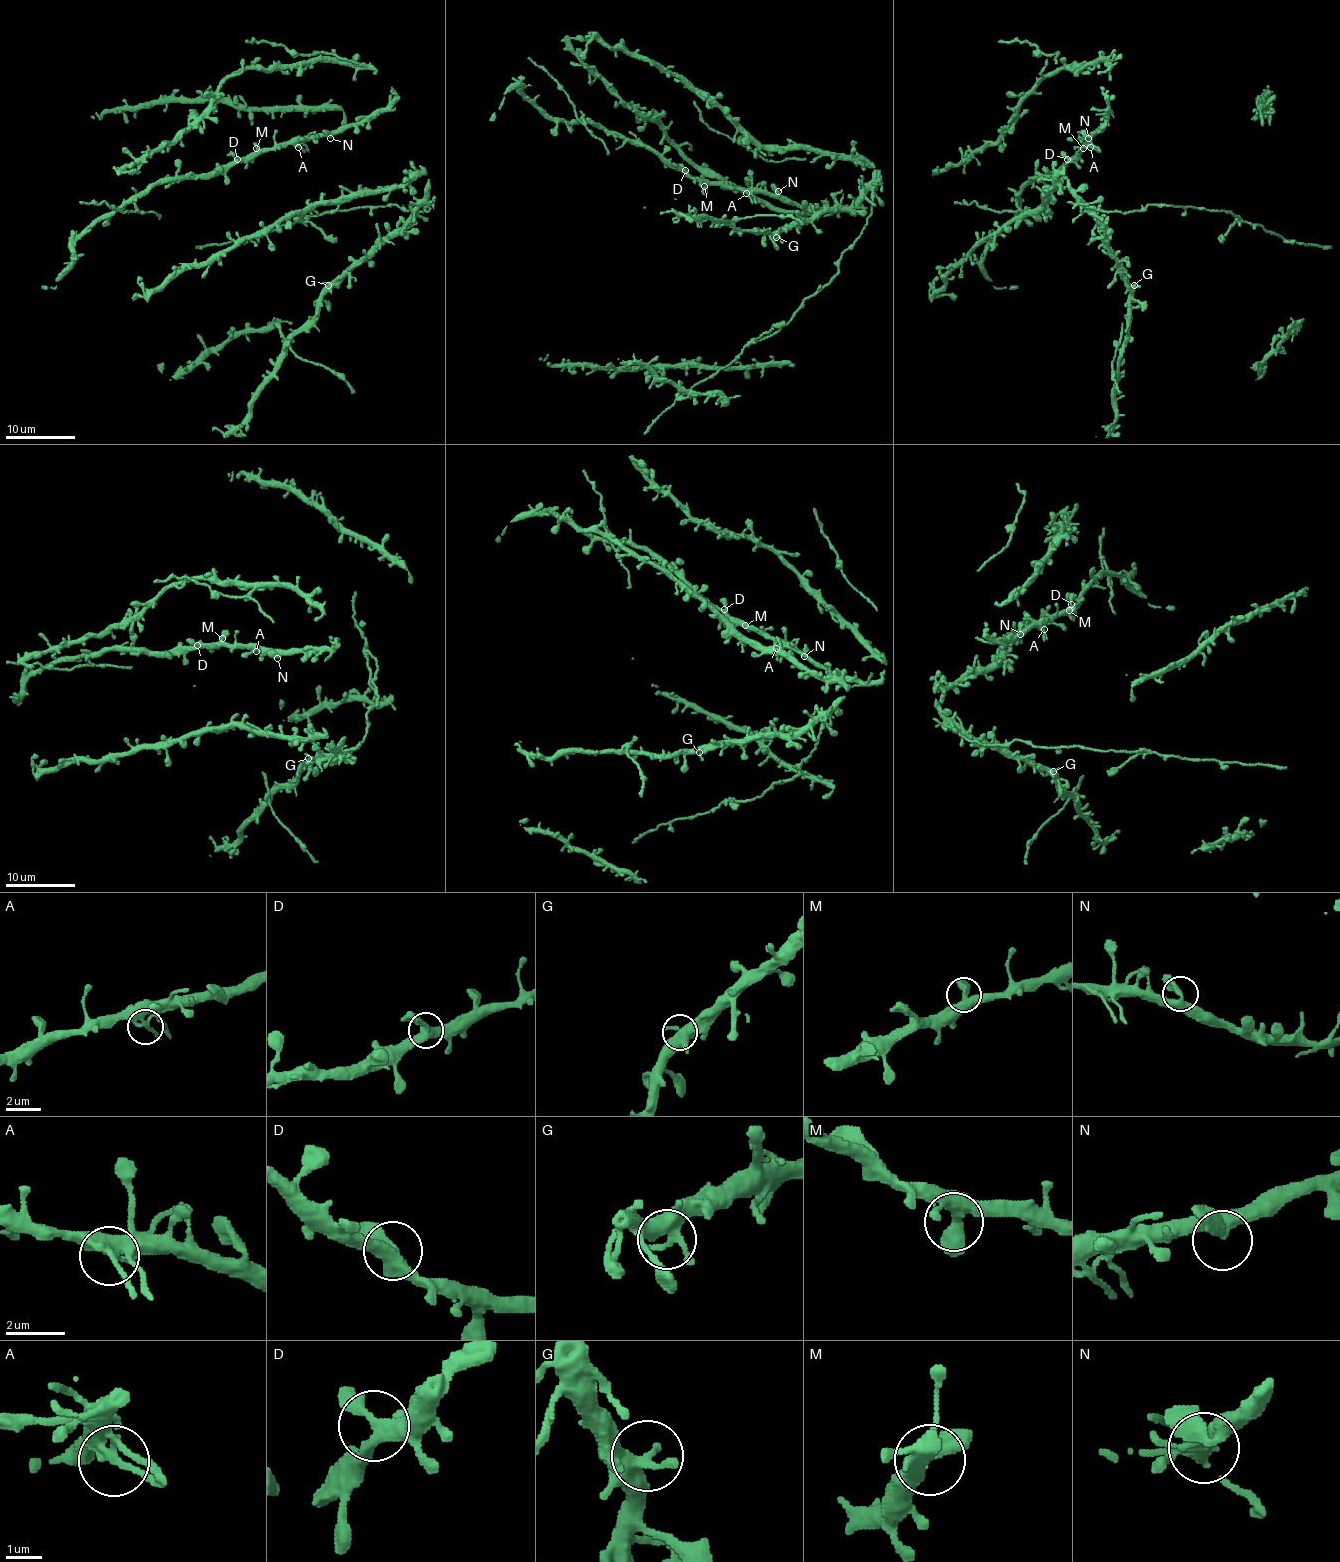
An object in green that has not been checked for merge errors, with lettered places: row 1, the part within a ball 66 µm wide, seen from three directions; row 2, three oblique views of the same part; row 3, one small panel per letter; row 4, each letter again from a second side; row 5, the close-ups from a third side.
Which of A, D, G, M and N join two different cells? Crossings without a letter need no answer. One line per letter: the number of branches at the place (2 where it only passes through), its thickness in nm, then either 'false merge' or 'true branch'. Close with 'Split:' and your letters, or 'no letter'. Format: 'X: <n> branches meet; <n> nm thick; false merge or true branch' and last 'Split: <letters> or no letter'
A: 3 branches meet; 220 nm thick; true branch
D: 3 branches meet; 380 nm thick; true branch
G: 3 branches meet; 320 nm thick; true branch
M: 3 branches meet; 380 nm thick; true branch
N: 3 branches meet; 320 nm thick; true branch
Split: no letter

